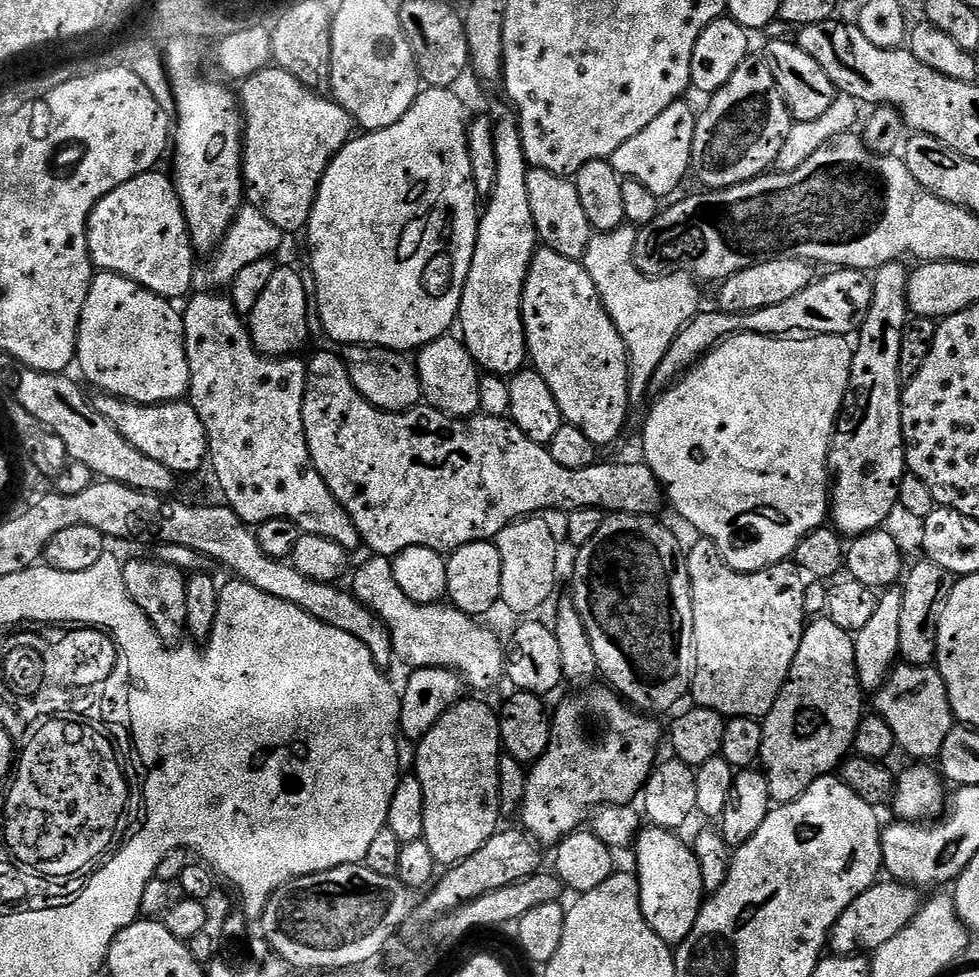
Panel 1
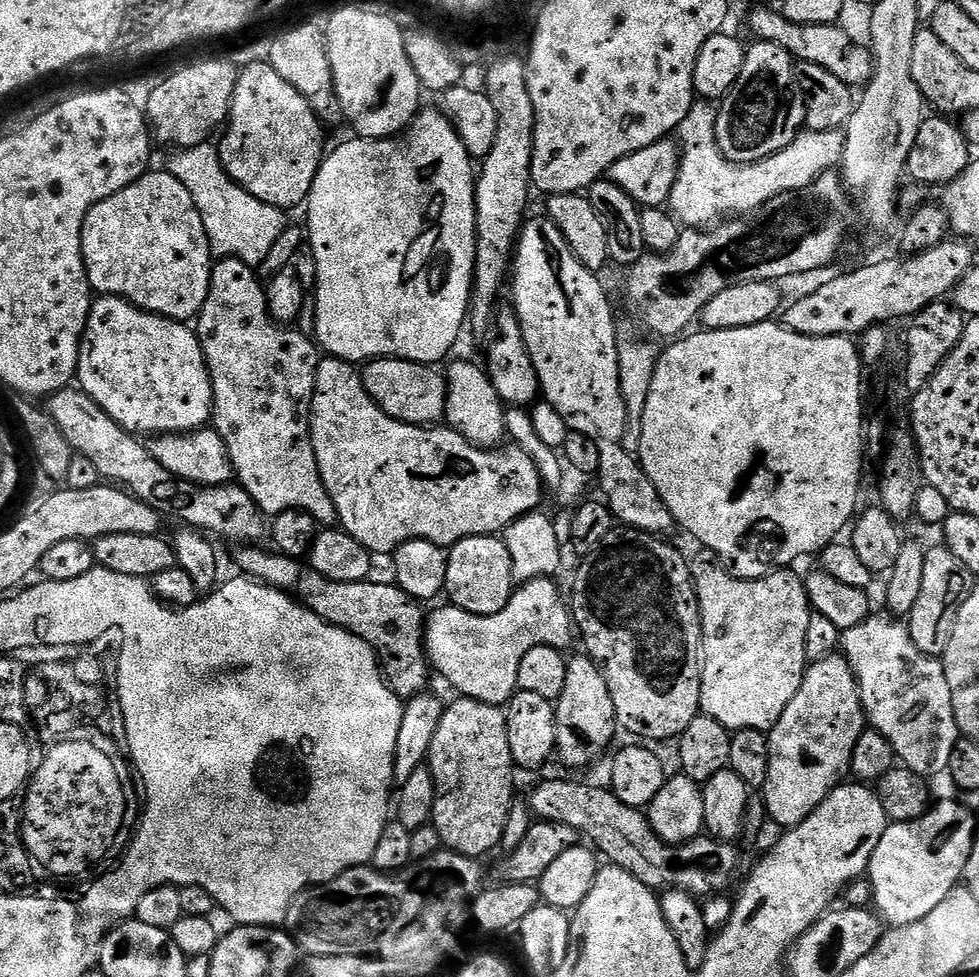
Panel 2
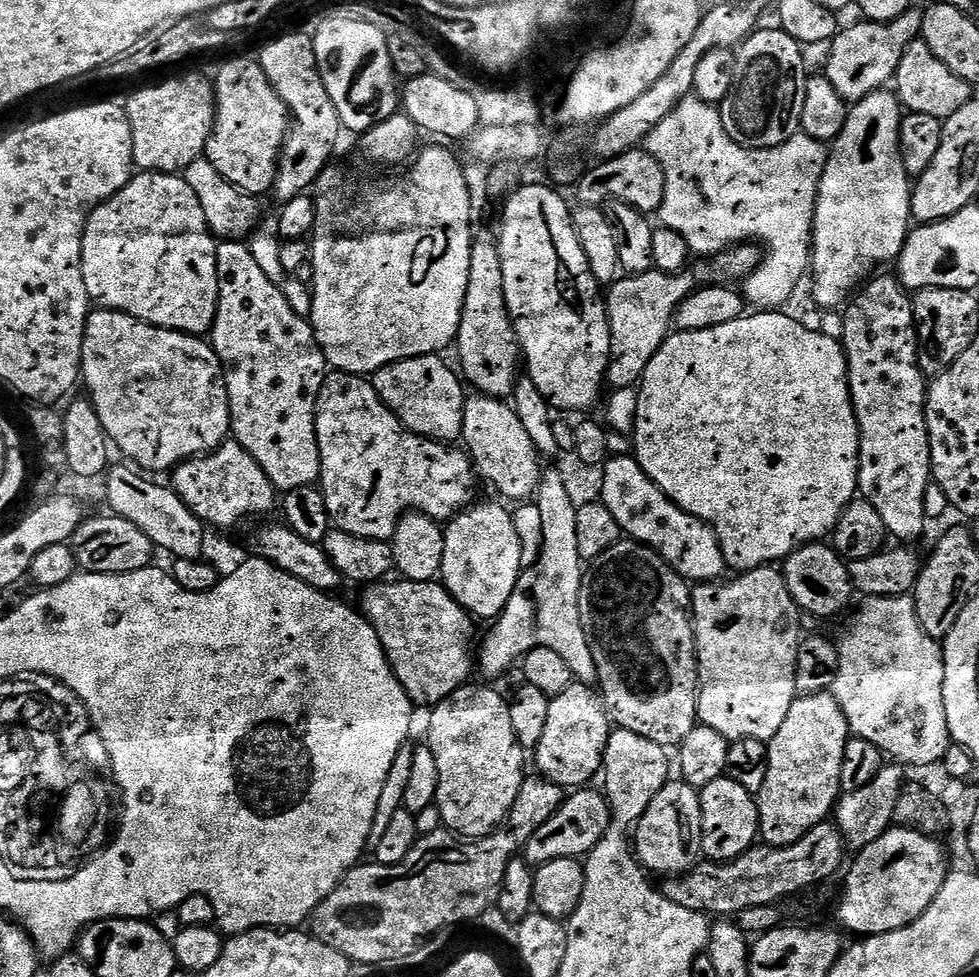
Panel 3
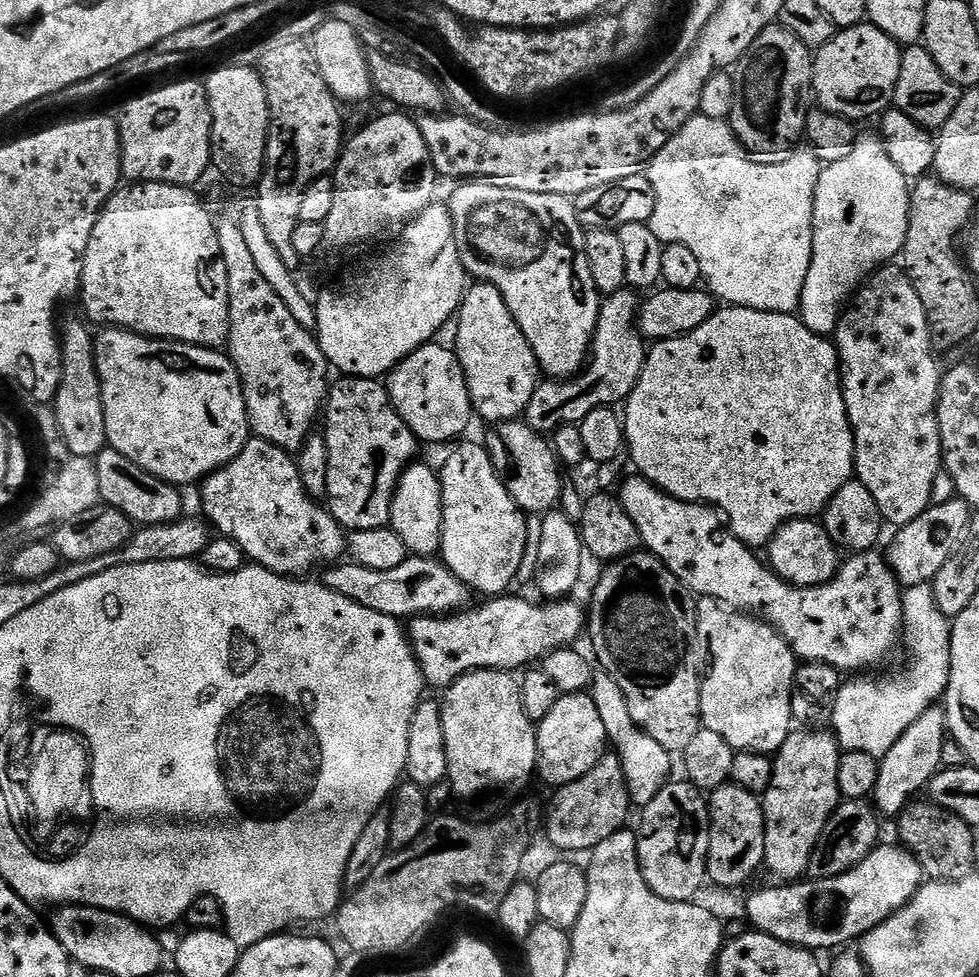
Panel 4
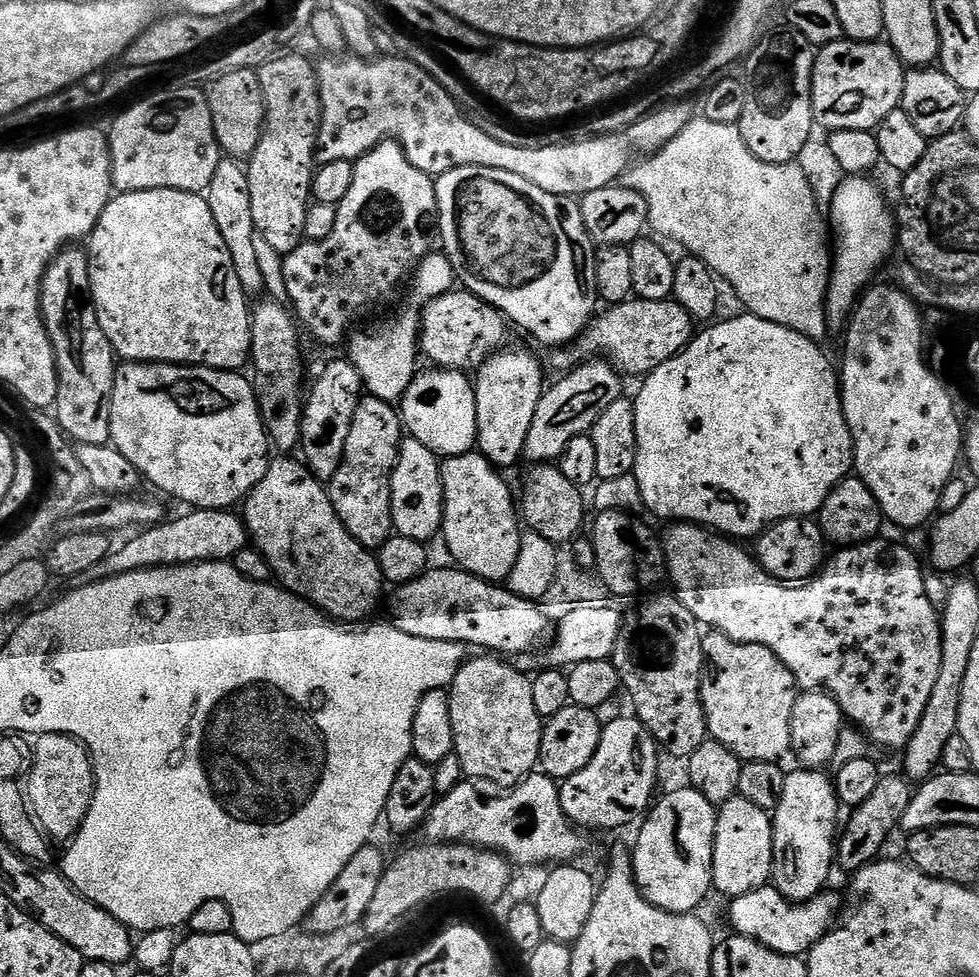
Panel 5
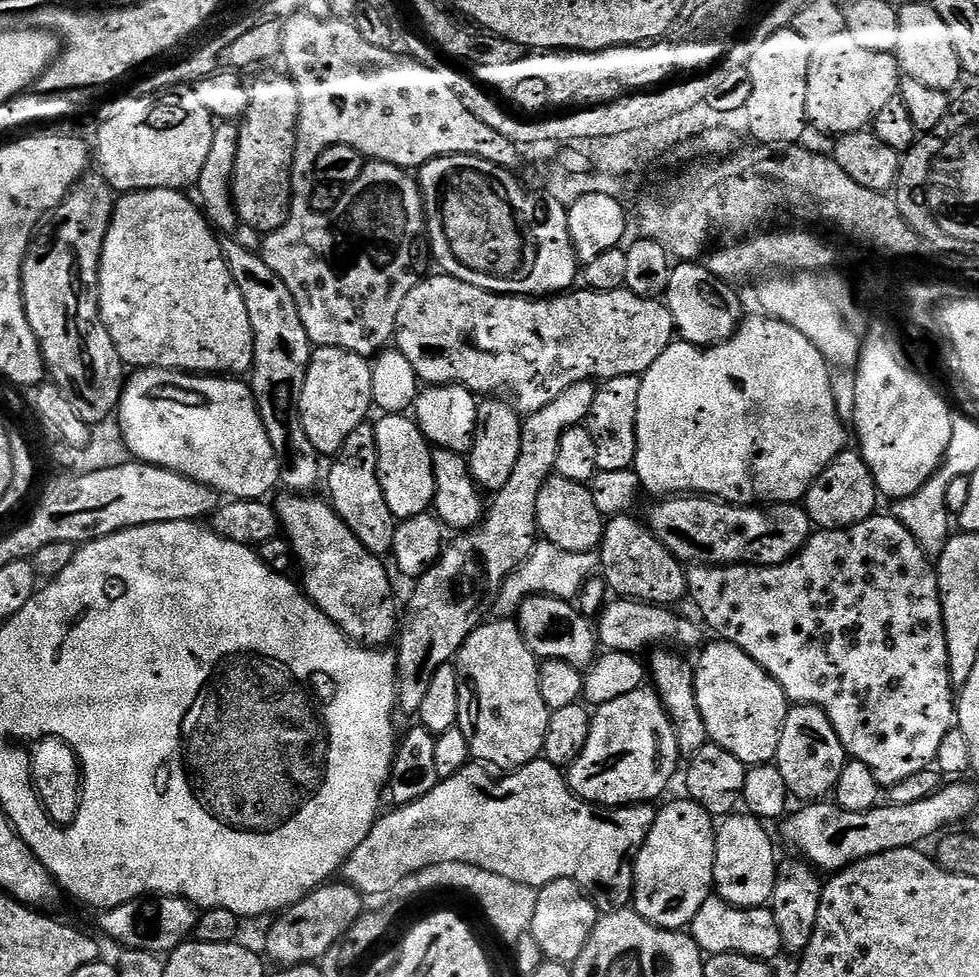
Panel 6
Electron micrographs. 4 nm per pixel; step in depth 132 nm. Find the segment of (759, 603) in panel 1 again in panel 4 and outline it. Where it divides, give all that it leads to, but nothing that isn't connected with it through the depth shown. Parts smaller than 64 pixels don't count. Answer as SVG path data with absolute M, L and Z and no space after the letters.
M715 602L699 605L698 627L703 643L708 643L708 656L712 659L712 665L706 668L700 686L700 719L703 727L726 738L736 752L779 752L786 738L794 731L792 694L796 686L798 658L792 653L792 647L763 620L736 610L725 610Z

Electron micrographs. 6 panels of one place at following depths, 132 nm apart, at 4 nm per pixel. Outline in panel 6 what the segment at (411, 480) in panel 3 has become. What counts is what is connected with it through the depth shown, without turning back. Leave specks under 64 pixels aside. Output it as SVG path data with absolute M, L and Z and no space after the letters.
M368 422L358 425L350 434L350 438L346 438L346 442L340 447L338 455L331 464L332 469L329 472L327 469L326 472L329 492L327 495L342 522L350 526L350 530L358 538L358 542L366 546L366 550L377 554L391 553L398 521L390 506L386 506L386 498L382 494L375 427Z

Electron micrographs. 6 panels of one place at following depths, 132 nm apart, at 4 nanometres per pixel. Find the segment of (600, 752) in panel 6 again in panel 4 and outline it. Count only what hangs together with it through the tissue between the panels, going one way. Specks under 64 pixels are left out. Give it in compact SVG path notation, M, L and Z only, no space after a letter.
M605 754L600 764L590 770L578 782L563 785L559 789L552 809L546 812L548 832L546 838L561 854L591 852L603 840L610 838L625 827L628 820L628 787L626 774L620 765L620 758L615 754Z

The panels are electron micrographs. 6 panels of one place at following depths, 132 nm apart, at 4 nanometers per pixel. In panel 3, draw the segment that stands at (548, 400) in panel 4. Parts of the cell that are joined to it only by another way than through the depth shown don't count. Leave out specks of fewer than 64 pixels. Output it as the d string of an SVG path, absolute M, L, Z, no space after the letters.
M653 270L625 275L607 289L606 307L612 335L612 354L606 380L613 389L639 385L646 366L650 366L650 358L658 354L673 331L676 309L697 287L697 281L692 281L688 274L667 276L664 272Z

